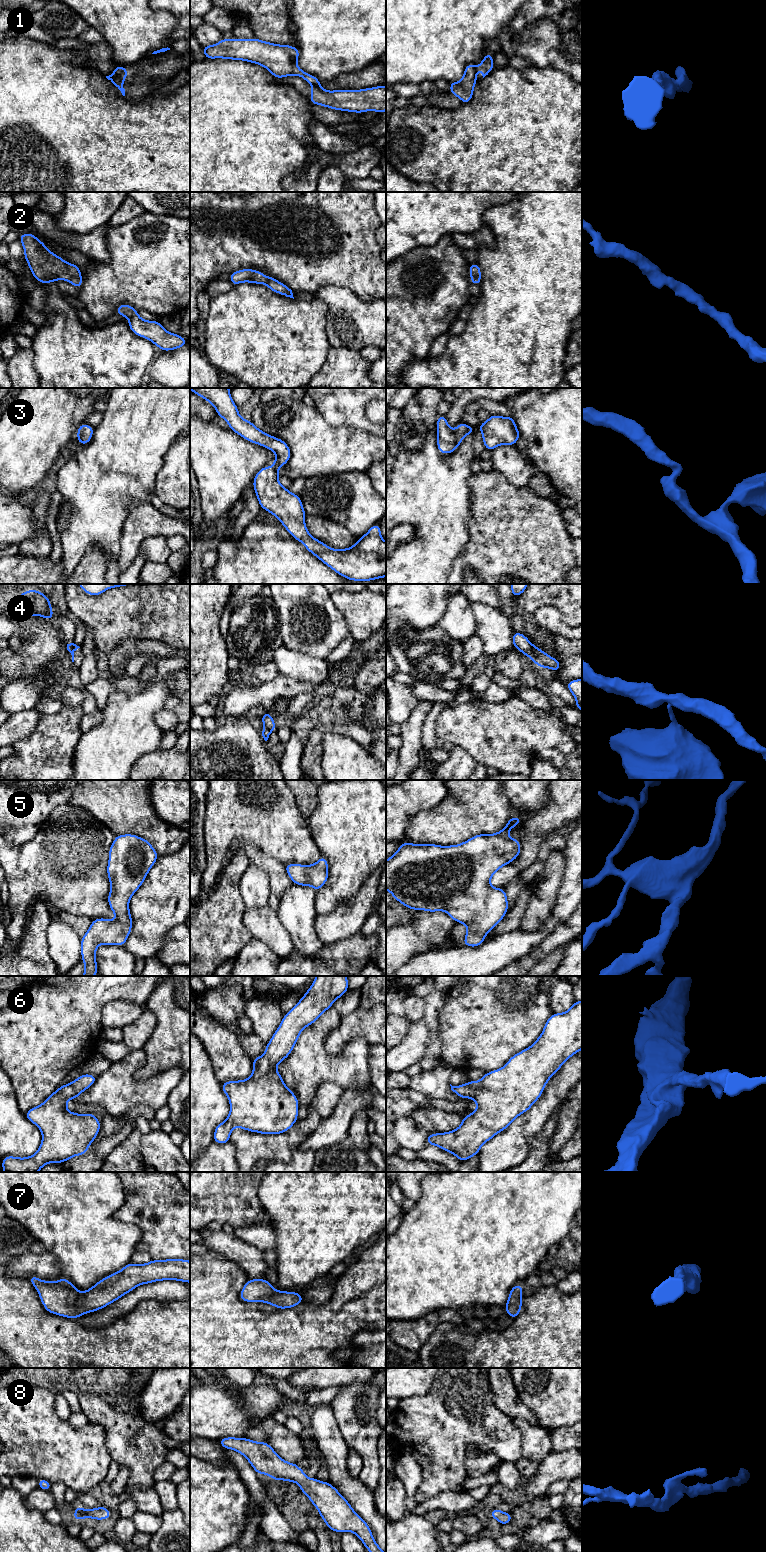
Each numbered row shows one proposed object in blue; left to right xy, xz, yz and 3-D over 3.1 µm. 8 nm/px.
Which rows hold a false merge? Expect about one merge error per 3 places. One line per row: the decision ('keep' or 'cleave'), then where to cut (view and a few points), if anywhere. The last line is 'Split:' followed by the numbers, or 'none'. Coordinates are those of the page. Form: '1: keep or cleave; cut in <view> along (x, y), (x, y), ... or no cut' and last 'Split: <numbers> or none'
1: cleave; cut in xz along (312, 84), (319, 87)
2: keep; no cut
3: keep; no cut
4: cleave; cut in yz along (532, 644), (532, 650), (529, 655)
5: keep; no cut
6: keep; no cut
7: keep; no cut
8: keep; no cut
Split: 1, 4

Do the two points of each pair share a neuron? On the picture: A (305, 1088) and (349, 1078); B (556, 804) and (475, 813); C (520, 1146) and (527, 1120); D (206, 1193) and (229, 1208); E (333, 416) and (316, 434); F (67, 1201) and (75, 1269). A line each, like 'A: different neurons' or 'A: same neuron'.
A: same neuron
B: different neurons
C: same neuron
D: same neuron
E: different neurons
F: same neuron

